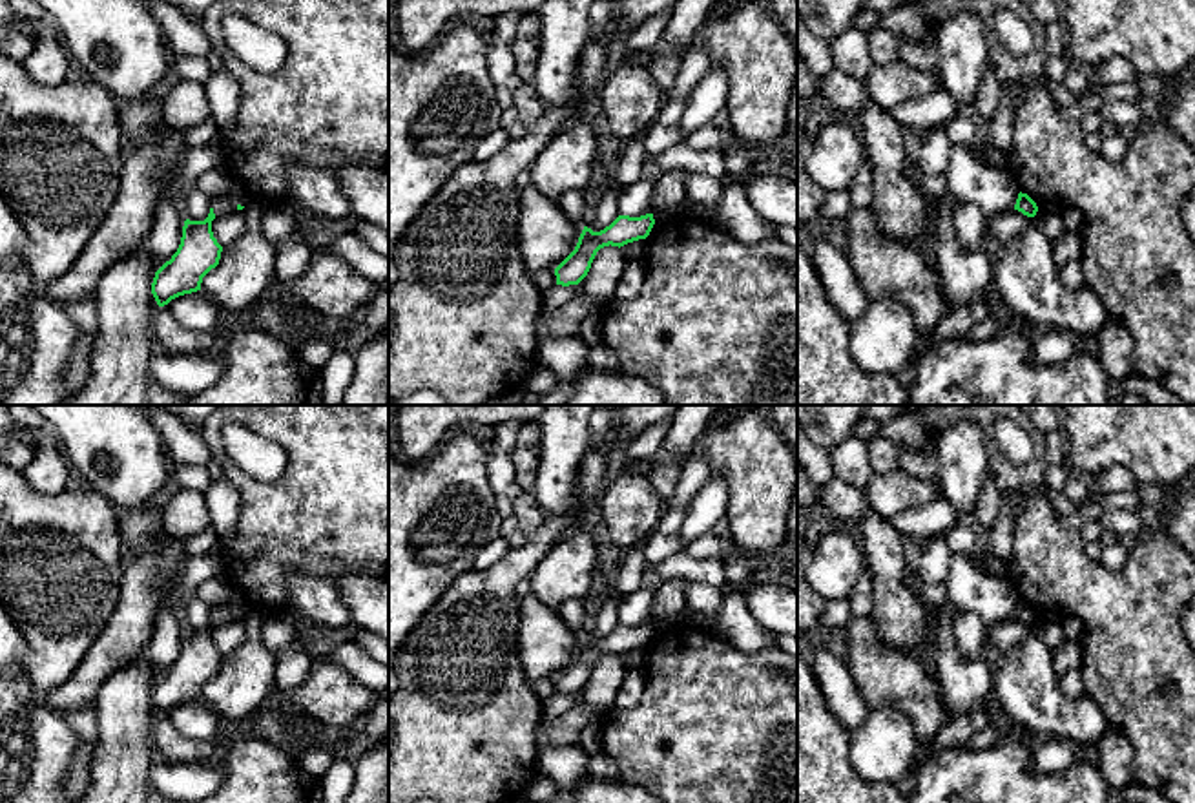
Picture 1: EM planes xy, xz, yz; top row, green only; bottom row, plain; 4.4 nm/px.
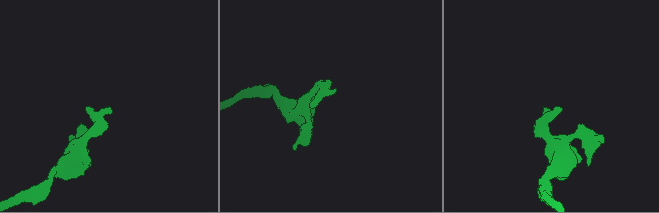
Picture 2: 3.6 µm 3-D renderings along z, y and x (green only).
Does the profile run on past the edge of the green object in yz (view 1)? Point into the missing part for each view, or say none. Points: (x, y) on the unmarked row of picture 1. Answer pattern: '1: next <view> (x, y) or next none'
1: next none

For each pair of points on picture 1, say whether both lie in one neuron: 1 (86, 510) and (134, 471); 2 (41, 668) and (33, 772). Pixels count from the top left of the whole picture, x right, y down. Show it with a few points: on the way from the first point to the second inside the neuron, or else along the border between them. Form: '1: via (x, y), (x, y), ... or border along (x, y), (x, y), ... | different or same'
1: border along (86, 486), (99, 491), (117, 510) | different
2: border along (24, 652), (20, 670), (46, 696) | different

